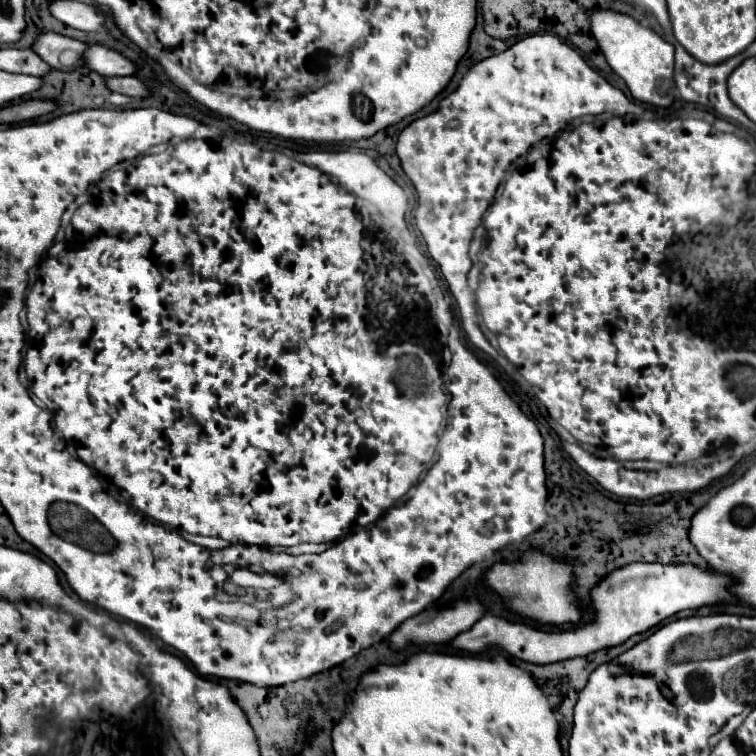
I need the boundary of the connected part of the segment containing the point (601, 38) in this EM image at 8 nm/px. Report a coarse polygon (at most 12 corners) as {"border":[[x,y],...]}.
{"border":[[592,14],[592,34],[634,100],[676,100],[674,46],[634,18]]}

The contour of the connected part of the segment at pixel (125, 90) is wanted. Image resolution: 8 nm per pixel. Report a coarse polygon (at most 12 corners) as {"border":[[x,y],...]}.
{"border":[[114,76],[106,80],[112,92],[148,98],[150,88],[136,76]]}

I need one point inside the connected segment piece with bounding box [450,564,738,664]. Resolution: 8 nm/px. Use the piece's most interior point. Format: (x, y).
(631, 600)

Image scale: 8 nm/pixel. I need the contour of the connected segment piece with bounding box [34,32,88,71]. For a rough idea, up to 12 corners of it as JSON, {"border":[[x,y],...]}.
{"border":[[44,32],[34,44],[34,52],[53,69],[72,71],[64,66],[60,54],[71,51],[81,56],[86,42],[66,38],[56,32]]}

